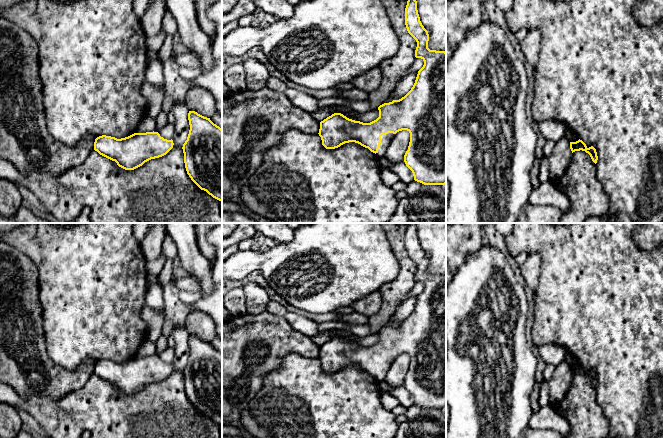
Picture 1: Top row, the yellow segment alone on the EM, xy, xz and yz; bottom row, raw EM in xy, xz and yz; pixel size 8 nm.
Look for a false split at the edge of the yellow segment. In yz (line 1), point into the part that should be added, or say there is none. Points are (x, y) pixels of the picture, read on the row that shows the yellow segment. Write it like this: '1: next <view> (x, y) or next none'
1: next none

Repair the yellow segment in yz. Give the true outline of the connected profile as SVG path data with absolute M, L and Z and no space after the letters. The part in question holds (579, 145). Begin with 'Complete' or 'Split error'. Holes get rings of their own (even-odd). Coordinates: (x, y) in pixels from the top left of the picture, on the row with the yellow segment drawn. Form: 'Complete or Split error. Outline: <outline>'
Complete. Outline: M579 139L576 142L570 142L570 149L572 153L575 151L580 151L580 150L585 151L586 153L590 155L592 161L595 164L597 163L598 156L597 156L596 149L593 146L588 148L582 140Z

